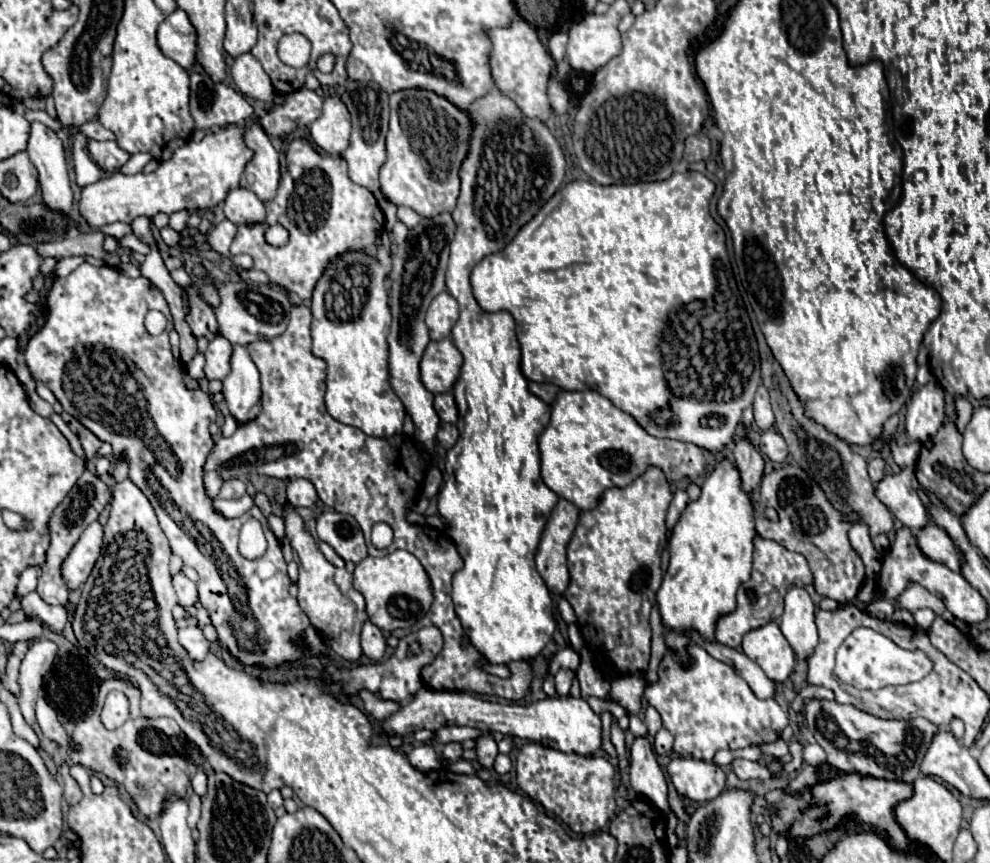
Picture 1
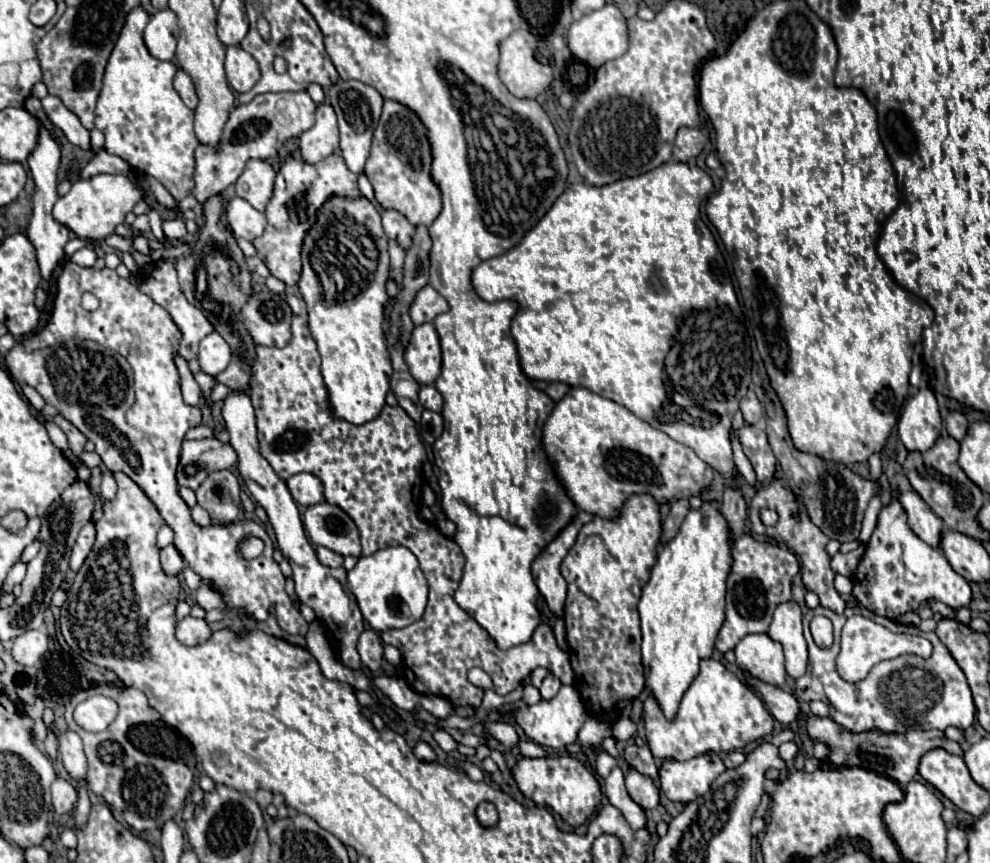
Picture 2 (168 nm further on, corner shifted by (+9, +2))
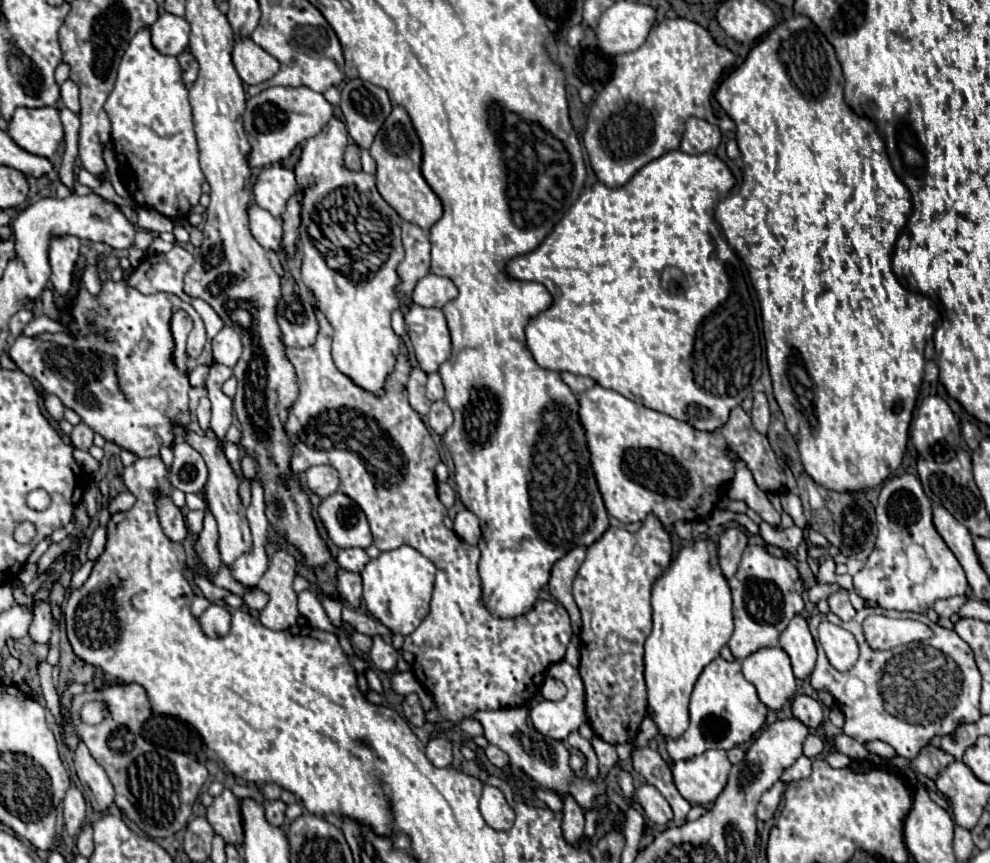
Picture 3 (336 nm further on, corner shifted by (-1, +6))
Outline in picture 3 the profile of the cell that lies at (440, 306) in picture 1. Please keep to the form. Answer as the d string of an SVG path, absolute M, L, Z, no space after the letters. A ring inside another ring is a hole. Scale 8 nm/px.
M433 273L419 279L411 295L413 303L417 303L419 307L427 307L427 309L429 307L441 309L445 303L449 303L455 297L457 297L457 287L453 285L453 281L447 277L433 275Z

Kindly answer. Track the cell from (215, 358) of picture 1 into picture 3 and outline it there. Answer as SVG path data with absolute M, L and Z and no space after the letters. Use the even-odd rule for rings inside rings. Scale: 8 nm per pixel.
M223 327L213 339L213 359L215 363L235 367L237 359L241 357L241 339L235 329Z

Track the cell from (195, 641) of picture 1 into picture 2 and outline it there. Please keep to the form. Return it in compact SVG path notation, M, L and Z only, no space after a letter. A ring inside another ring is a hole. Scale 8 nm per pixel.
M185 617L177 623L177 639L185 645L201 645L211 637L211 627L205 619Z

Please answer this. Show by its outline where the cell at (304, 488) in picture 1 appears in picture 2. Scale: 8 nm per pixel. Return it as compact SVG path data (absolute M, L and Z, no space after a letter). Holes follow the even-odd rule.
M297 473L287 479L287 487L299 505L317 505L323 499L323 485L311 473Z

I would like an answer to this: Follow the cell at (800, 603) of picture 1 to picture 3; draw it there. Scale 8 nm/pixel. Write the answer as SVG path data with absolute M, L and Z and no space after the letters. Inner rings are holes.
M795 615L787 629L781 633L779 645L787 651L793 663L793 673L799 679L807 679L815 667L817 649L813 643L813 635L807 627L807 621L803 615Z

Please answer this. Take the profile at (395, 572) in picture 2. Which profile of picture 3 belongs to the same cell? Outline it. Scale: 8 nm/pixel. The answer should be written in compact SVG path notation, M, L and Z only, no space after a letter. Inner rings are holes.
M403 545L399 549L385 551L363 567L361 577L363 577L363 599L367 611L375 619L379 619L385 627L389 627L393 633L401 635L413 633L429 613L429 601L435 581L435 565L417 549Z

